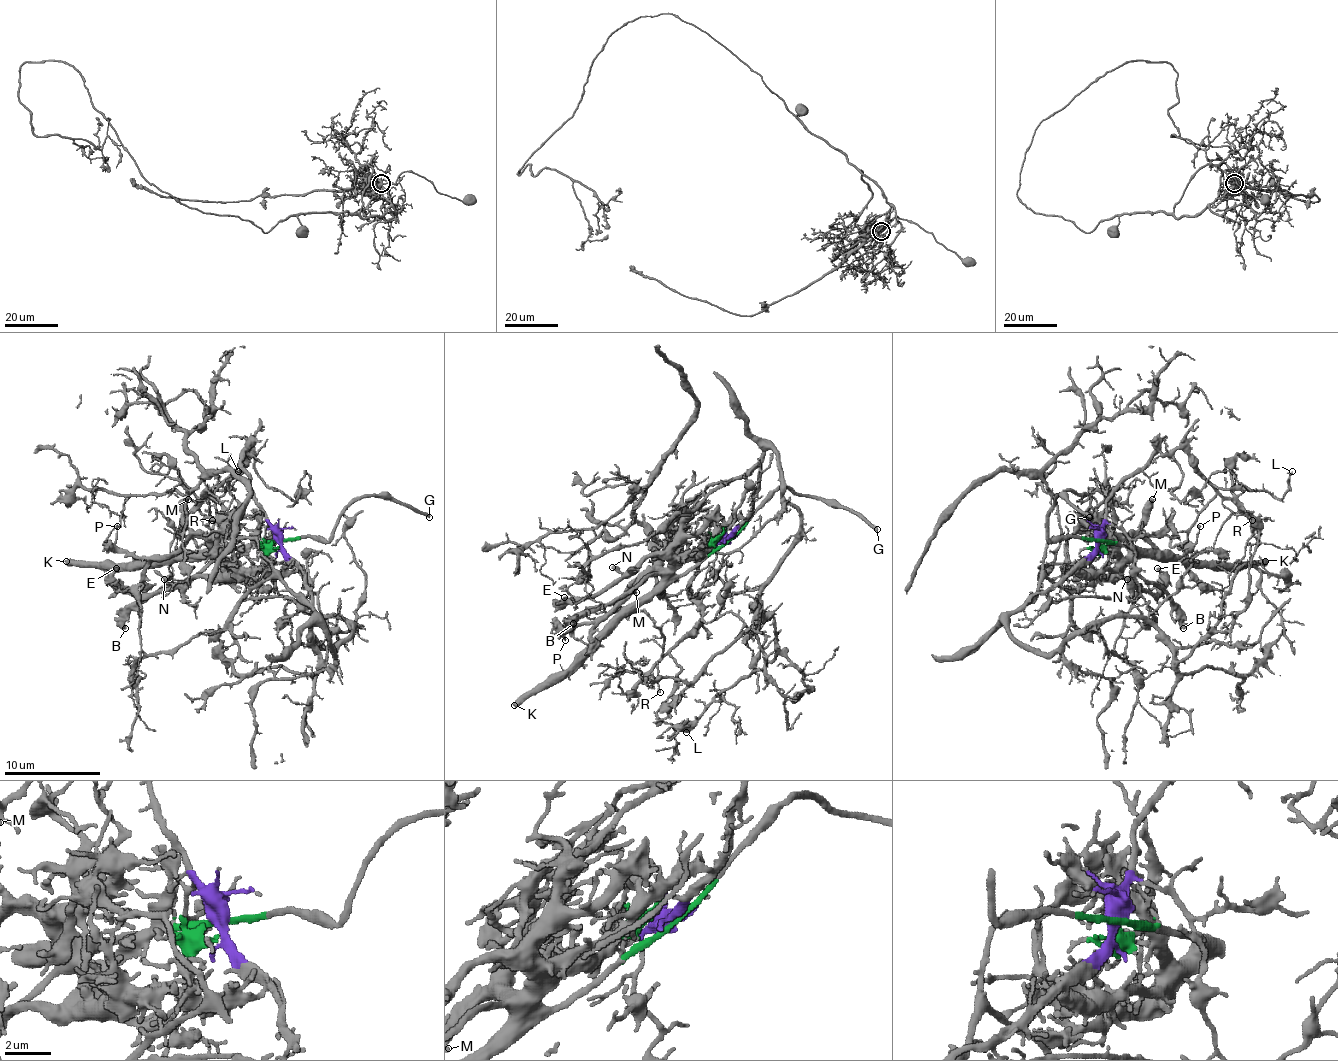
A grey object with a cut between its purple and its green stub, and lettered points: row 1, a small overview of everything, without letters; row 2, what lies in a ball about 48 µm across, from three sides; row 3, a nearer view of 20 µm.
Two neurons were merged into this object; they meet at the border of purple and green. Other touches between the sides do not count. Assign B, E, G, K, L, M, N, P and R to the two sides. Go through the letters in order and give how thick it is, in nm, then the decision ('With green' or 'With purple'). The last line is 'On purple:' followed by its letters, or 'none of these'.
B: Thickness 380 nm. With green
E: Thickness 150 nm. With green
G: Thickness 280 nm. With green
K: Thickness 500 nm. With green
L: Thickness 140 nm. With purple
M: Thickness 400 nm. With green
N: Thickness 360 nm. With green
P: Thickness 130 nm. With green
R: Thickness 90 nm. With purple
On purple: L, R

